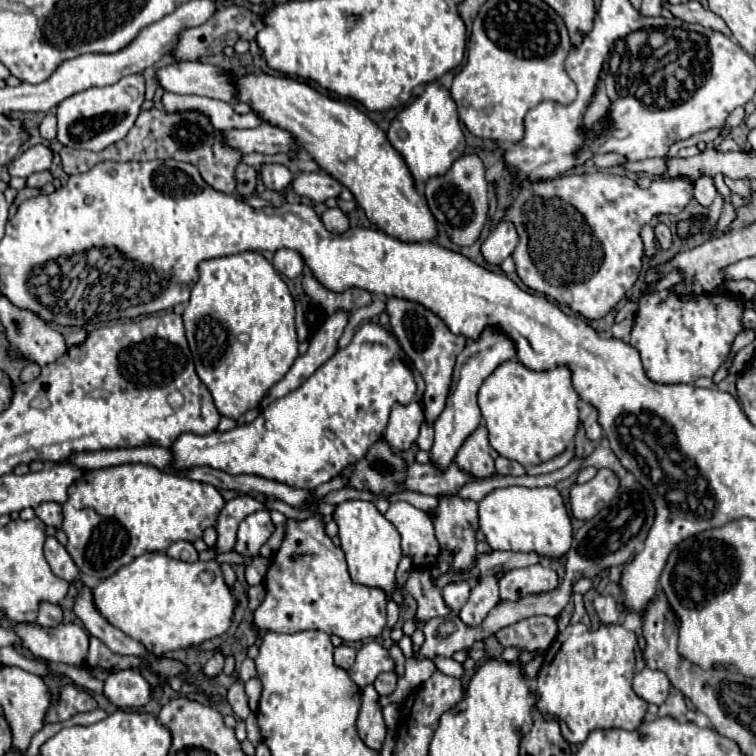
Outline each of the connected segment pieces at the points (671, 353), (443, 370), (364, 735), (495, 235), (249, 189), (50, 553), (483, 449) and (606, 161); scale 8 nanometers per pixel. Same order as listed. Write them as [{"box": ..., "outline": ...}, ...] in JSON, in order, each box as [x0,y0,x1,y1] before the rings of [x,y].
[{"box":[629,273,745,385],"outline":[[[667,273],[667,277],[661,277],[659,281],[655,281],[655,285],[649,285],[647,289],[643,289],[639,297],[635,325],[631,331],[631,341],[629,341],[629,345],[639,351],[647,377],[661,385],[693,383],[699,377],[713,377],[715,371],[727,361],[731,345],[737,333],[743,329],[741,315],[745,307],[741,297],[729,291],[719,291],[719,289],[711,293],[703,293],[699,297],[677,297],[671,293],[671,289],[677,283],[679,283],[679,273]]]},{"box":[385,297,467,423],"outline":[[[389,297],[385,313],[389,315],[389,325],[399,339],[403,351],[413,359],[417,371],[421,373],[425,381],[425,395],[423,395],[423,405],[425,405],[425,419],[433,423],[441,411],[445,409],[445,401],[449,395],[449,385],[451,385],[451,373],[455,367],[455,359],[465,347],[467,339],[463,335],[455,335],[447,329],[447,325],[429,309],[415,301],[399,299],[399,297]]]},{"box":[357,685,385,751],"outline":[[[367,685],[361,691],[361,709],[357,717],[357,731],[363,743],[375,751],[383,747],[385,741],[385,721],[379,705],[379,693],[373,685]]]},{"box":[481,221,519,265],"outline":[[[501,221],[497,229],[483,243],[481,253],[489,263],[499,265],[505,257],[509,257],[515,251],[517,243],[519,243],[519,237],[517,237],[515,225],[511,221]]]},{"box":[237,163,257,195],"outline":[[[239,163],[237,167],[237,191],[251,195],[255,193],[255,185],[257,185],[257,169],[245,163]]]},{"box":[45,537,79,583],"outline":[[[47,537],[47,541],[45,541],[45,559],[57,577],[61,577],[69,583],[79,579],[77,565],[71,561],[71,555],[55,537]]]},{"box":[455,427,495,479],"outline":[[[477,427],[461,445],[455,455],[455,463],[475,477],[487,479],[495,473],[495,461],[491,457],[491,445],[487,439],[487,429]]]},{"box":[593,153,627,167],"outline":[[[605,153],[605,155],[597,155],[593,157],[593,163],[597,167],[621,167],[627,163],[627,159],[623,155],[617,155],[617,153]]]}]

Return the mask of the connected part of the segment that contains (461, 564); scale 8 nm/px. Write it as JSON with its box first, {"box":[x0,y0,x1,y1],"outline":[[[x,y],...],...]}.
{"box":[429,495,479,573],"outline":[[[453,495],[453,497],[441,497],[439,505],[429,511],[431,519],[433,519],[433,525],[435,525],[435,537],[441,545],[441,549],[451,555],[453,553],[453,571],[457,573],[467,573],[473,569],[475,565],[475,557],[477,557],[477,551],[475,551],[475,533],[479,529],[477,525],[477,503],[471,501],[471,499],[461,499],[459,495]]]}

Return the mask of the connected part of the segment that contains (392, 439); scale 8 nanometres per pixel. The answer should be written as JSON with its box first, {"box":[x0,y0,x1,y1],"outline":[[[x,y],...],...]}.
{"box":[385,401,423,451],"outline":[[[411,401],[407,405],[393,405],[385,429],[387,443],[397,451],[407,451],[419,435],[421,421],[423,421],[423,411],[417,401]]]}

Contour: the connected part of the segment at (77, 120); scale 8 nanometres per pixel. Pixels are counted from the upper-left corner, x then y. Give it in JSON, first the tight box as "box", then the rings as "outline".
{"box":[57,75,145,151],"outline":[[[127,75],[115,85],[107,87],[89,87],[81,93],[75,93],[57,105],[59,131],[57,139],[71,149],[101,151],[115,141],[121,141],[129,129],[135,125],[135,119],[145,101],[145,79],[143,75]]]}

